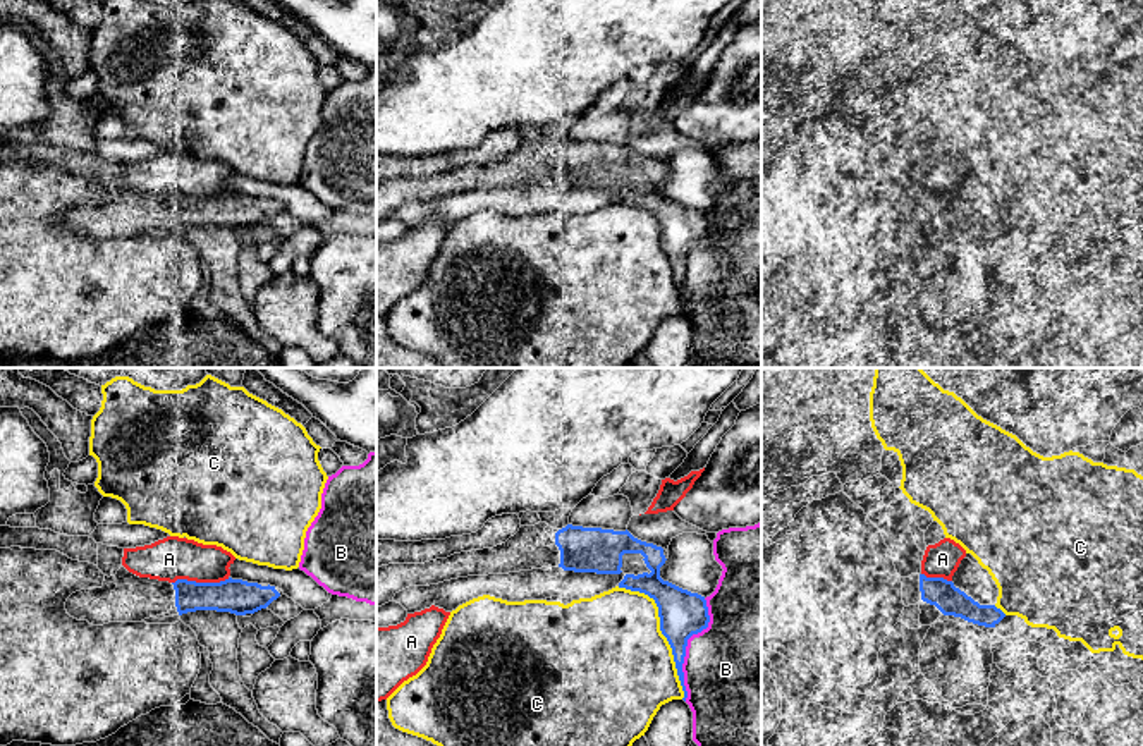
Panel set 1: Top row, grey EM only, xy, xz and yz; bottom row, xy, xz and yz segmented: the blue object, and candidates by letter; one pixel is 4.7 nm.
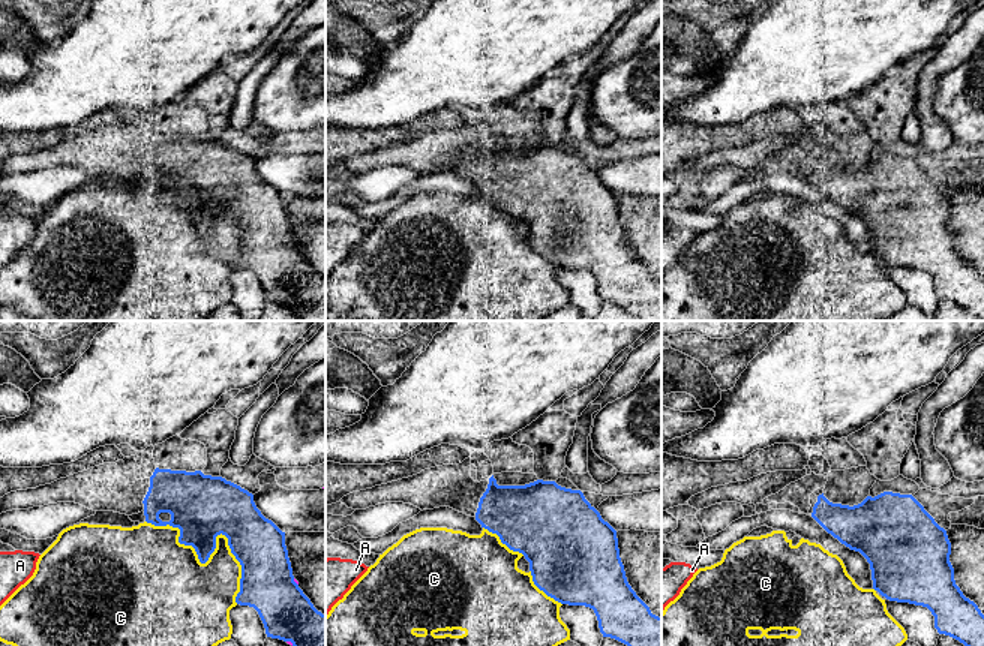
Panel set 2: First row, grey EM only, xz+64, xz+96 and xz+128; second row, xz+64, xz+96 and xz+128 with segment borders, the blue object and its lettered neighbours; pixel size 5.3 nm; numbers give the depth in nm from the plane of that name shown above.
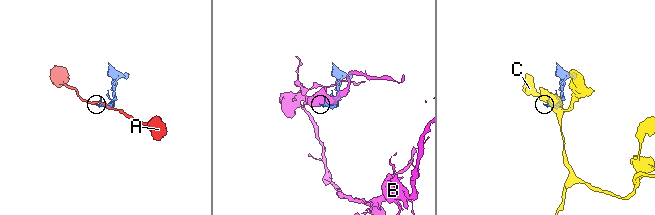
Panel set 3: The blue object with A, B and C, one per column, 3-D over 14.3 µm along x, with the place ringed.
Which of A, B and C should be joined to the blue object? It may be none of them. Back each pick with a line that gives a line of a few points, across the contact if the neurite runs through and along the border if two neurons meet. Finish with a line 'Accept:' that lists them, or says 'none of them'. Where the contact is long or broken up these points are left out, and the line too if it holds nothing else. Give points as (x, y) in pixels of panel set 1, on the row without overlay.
Accept: none of them

